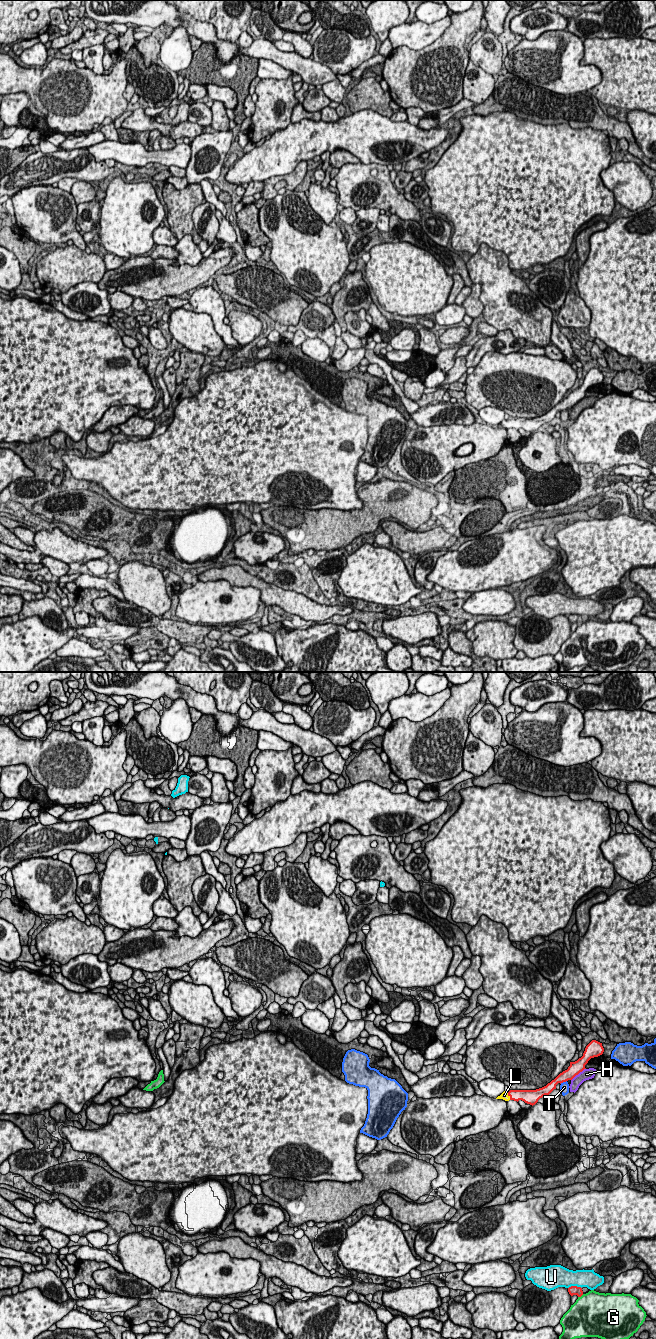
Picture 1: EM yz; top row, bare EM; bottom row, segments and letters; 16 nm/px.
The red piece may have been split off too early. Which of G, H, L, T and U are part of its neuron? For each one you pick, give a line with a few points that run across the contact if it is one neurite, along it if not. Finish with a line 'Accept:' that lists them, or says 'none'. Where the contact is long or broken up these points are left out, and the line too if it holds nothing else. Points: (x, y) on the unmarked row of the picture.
L: line yz (516, 423), (508, 423), (504, 423)
Accept: L

